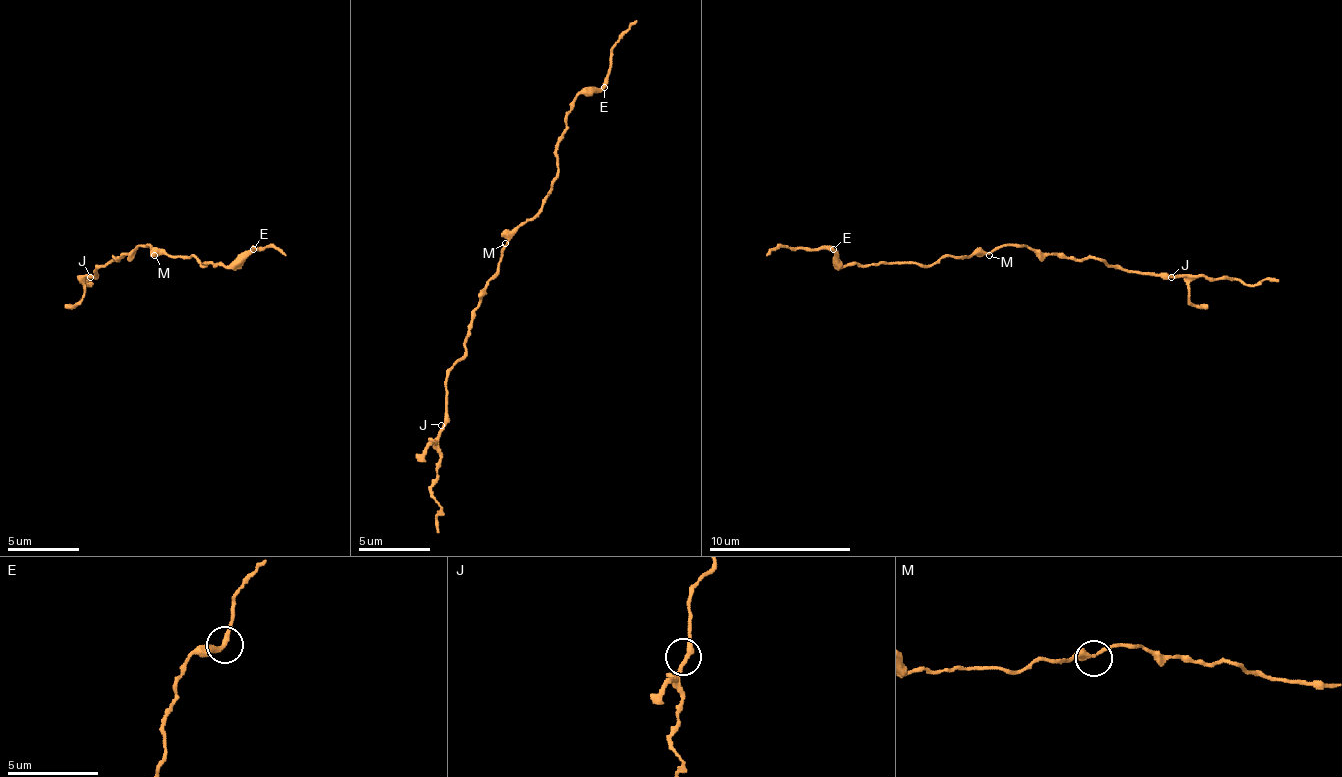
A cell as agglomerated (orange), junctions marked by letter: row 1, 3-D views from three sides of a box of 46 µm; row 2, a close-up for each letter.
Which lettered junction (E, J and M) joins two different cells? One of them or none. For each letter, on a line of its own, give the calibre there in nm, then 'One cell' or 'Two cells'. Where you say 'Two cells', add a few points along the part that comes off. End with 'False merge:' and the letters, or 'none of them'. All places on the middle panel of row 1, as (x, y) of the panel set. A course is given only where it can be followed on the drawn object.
E: Thickness 280 nm. One cell
J: Thickness 280 nm. One cell
M: Thickness 320 nm. One cell
False merge: none of them

